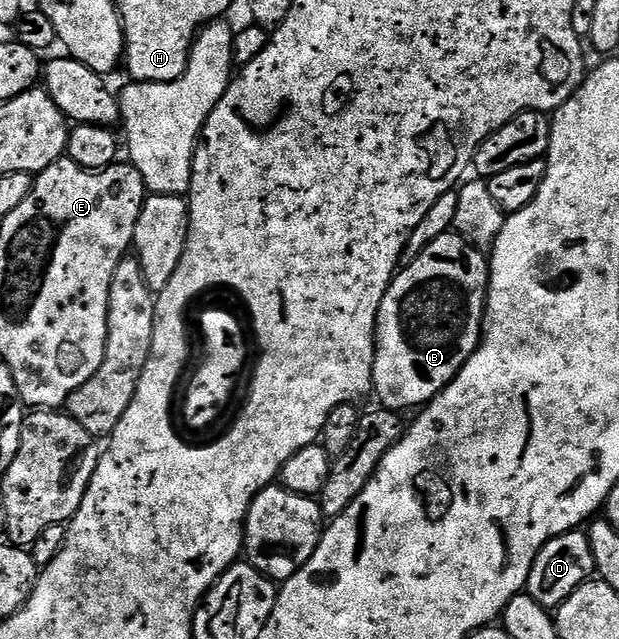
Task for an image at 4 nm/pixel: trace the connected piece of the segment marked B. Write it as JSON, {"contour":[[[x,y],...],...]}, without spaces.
{"contour":[[[448,233],[437,237],[437,241],[433,241],[433,245],[429,245],[421,253],[421,257],[414,259],[412,263],[406,264],[392,279],[389,289],[385,293],[385,297],[381,301],[381,309],[377,317],[377,325],[375,326],[375,364],[373,365],[373,395],[380,399],[384,408],[406,412],[406,407],[422,408],[424,405],[436,399],[441,392],[448,387],[453,381],[453,377],[457,377],[457,373],[465,365],[465,361],[469,361],[469,357],[479,347],[479,338],[483,335],[483,314],[487,308],[487,282],[491,276],[489,270],[489,259],[484,252],[477,250],[473,245],[466,243],[463,238],[454,233]]]}

